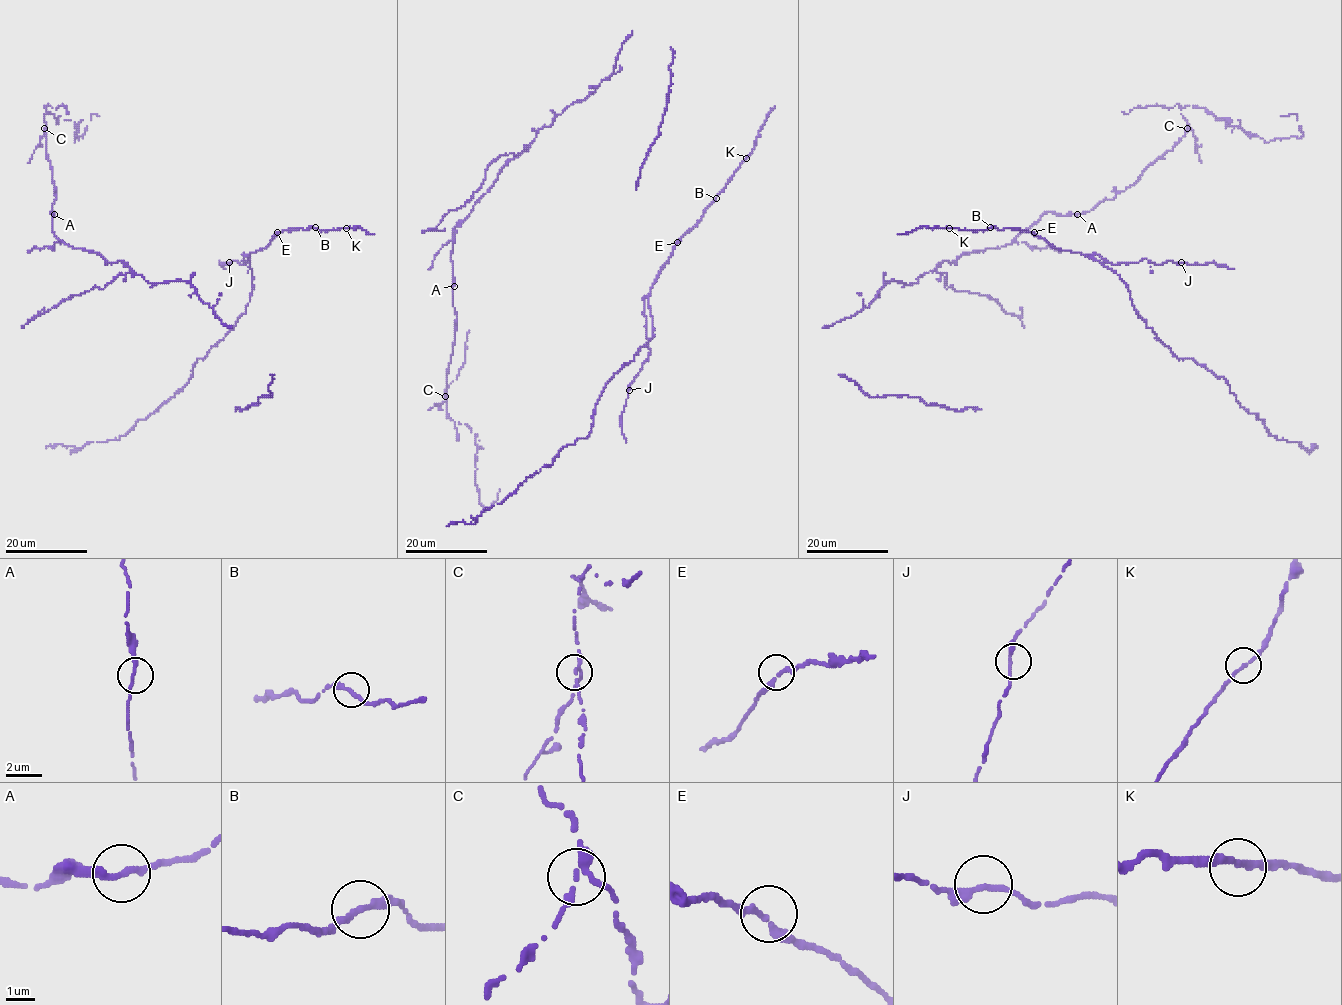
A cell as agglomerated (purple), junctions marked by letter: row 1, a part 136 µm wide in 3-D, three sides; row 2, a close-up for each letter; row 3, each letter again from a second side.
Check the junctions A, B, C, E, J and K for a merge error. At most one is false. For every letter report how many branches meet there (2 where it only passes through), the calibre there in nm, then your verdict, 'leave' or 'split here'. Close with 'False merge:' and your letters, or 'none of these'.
A: branches 2; calibre 240 nm; leave
B: branches 2; calibre 240 nm; leave
C: branches 2; calibre 240 nm; split here
E: branches 2; calibre 240 nm; leave
J: branches 2; calibre 240 nm; leave
K: branches 2; calibre 220 nm; leave
False merge: C

